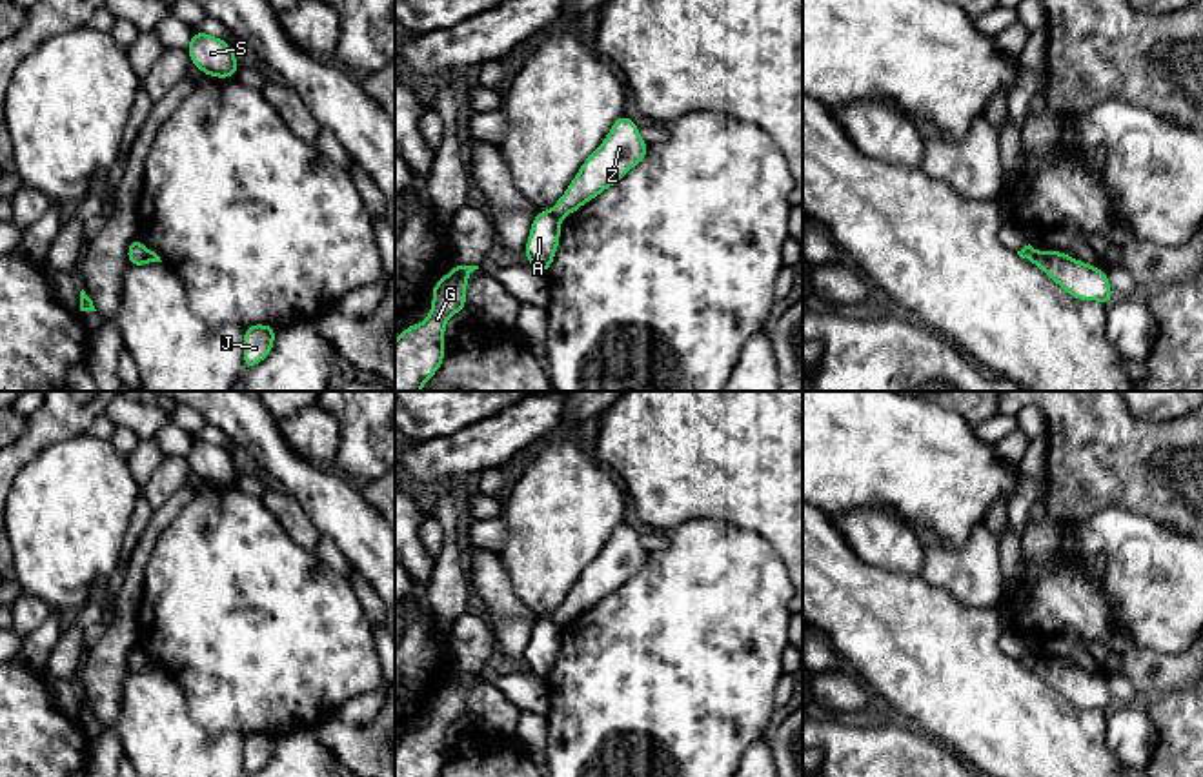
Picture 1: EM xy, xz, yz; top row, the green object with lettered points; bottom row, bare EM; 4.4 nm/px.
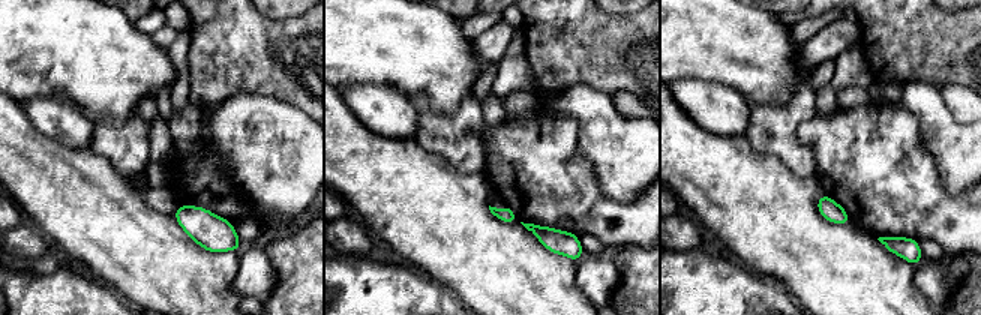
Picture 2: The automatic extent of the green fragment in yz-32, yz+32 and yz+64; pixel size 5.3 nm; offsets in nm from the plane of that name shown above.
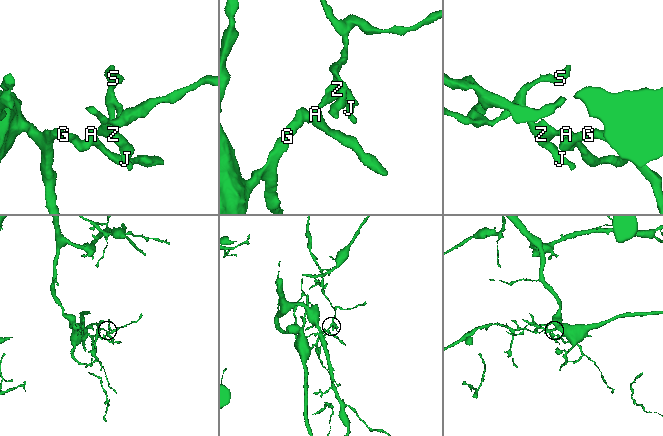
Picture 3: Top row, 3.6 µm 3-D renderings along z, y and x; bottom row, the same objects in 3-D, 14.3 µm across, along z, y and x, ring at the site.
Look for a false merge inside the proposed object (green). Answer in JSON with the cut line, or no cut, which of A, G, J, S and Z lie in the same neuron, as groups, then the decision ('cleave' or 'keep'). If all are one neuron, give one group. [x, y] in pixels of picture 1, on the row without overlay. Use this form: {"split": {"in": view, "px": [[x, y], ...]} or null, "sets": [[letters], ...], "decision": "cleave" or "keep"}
{"split": {"in": "xz", "px": [[552, 617], [559, 626]]}, "sets": [["A", "G"], ["J", "S", "Z"]], "decision": "cleave"}

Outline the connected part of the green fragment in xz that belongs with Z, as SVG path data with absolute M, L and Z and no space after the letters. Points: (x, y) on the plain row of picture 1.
M624 520L613 530L604 550L584 568L566 600L555 610L551 619L559 626L593 608L644 568L648 551L639 537Z

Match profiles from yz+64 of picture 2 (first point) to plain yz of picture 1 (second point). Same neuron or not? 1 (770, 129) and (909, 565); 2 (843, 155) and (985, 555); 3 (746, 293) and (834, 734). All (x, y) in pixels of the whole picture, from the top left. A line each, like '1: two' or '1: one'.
1: two
2: two
3: one

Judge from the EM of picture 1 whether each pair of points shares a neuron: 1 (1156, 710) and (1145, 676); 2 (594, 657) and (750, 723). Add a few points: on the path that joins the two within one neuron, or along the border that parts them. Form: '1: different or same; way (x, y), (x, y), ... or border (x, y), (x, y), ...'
1: different; border (1183, 688), (1142, 701)
2: same; way (632, 672), (646, 683), (690, 683), (712, 694)

